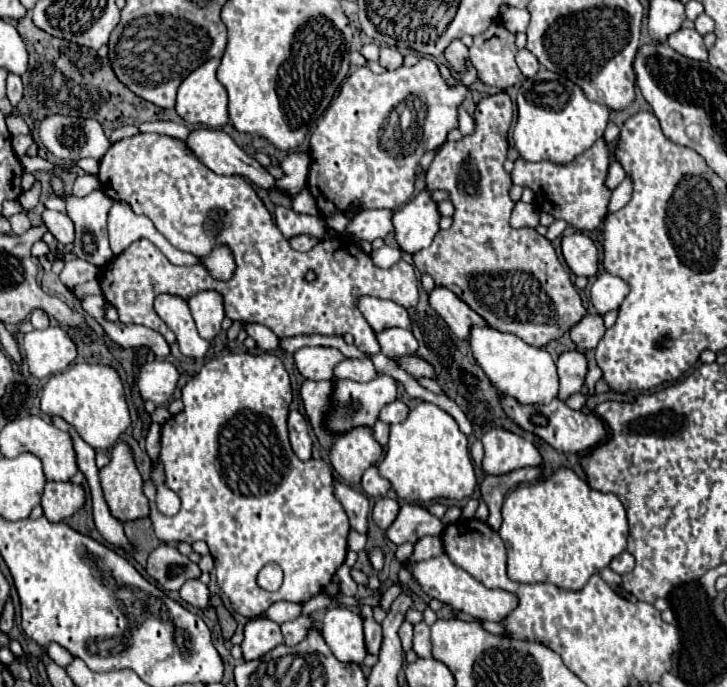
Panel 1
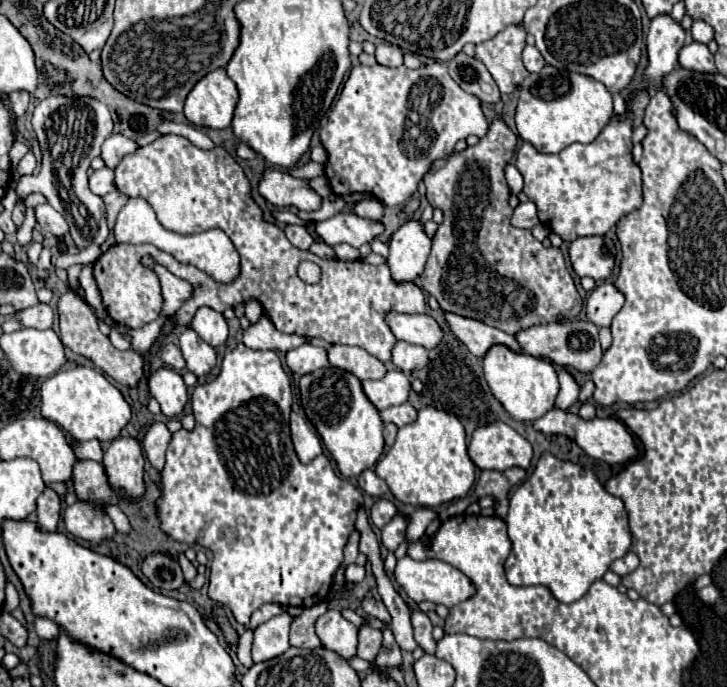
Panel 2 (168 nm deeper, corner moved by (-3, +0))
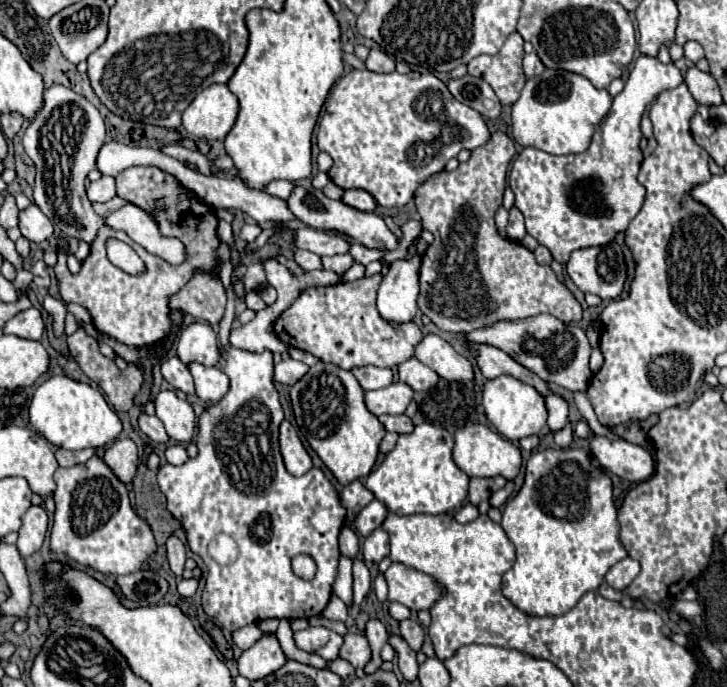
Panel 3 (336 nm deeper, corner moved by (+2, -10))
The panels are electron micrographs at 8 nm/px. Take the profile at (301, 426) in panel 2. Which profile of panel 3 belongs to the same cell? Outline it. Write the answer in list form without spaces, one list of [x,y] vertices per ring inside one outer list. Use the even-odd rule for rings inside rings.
[[[283,420],[281,428],[279,428],[279,448],[281,448],[281,456],[285,460],[285,468],[293,476],[303,476],[307,470],[311,470],[313,464],[311,464],[307,450],[301,444],[298,430],[287,420]]]

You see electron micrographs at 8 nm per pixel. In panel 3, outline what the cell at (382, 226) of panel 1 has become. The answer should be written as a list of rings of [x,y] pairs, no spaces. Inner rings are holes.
[[[301,228],[295,232],[295,248],[309,250],[317,256],[333,256],[333,254],[345,254],[349,250],[349,242],[335,232]]]

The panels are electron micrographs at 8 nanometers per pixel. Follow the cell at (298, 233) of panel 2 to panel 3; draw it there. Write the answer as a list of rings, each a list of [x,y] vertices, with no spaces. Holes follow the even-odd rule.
[[[295,250],[295,262],[303,268],[303,270],[321,270],[321,258],[315,256],[313,252],[303,252],[303,250]]]

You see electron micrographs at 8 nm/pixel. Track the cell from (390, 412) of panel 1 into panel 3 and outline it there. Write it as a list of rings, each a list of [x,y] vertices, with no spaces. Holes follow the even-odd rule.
[[[399,414],[399,416],[379,416],[379,422],[389,430],[389,432],[397,432],[397,434],[409,434],[413,432],[413,422],[409,416]]]

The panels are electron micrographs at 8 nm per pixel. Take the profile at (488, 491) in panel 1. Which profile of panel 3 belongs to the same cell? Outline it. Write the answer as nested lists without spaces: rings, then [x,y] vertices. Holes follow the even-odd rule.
[[[495,476],[495,478],[471,478],[468,489],[468,500],[473,506],[479,506],[479,502],[489,500],[489,496],[493,492],[497,492],[499,488],[505,486],[505,478],[503,476]]]

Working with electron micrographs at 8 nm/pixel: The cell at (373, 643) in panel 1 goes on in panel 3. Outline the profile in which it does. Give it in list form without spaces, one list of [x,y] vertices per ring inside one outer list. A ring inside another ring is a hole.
[[[347,632],[343,636],[343,646],[339,648],[339,658],[347,660],[355,668],[363,668],[367,660],[371,660],[371,648],[367,648],[365,636]]]

